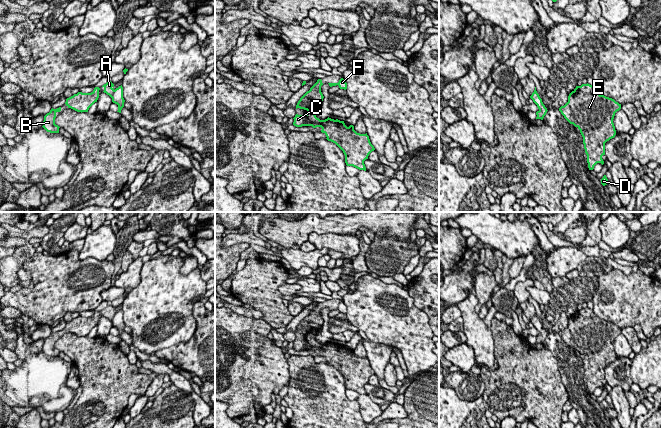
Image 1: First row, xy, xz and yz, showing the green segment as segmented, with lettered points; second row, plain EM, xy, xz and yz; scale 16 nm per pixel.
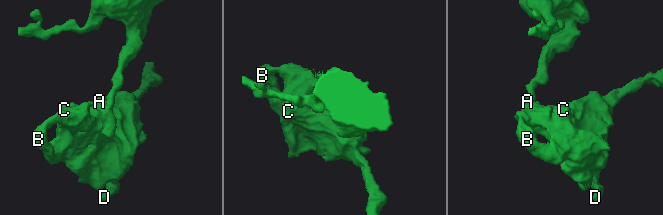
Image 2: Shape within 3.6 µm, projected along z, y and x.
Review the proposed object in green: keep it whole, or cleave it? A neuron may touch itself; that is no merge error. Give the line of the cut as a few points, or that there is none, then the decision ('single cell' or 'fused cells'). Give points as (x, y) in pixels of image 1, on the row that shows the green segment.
xy (115, 90), (111, 97) | fused cells

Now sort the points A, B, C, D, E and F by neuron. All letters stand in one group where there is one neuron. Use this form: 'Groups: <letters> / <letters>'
Groups: A B C D E / F

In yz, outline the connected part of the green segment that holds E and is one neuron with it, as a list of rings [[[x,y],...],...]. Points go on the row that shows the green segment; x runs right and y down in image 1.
[[[588,83],[576,86],[568,102],[559,108],[564,118],[580,130],[589,170],[597,163],[604,164],[605,143],[616,135],[613,119],[620,109],[621,104],[600,95]]]

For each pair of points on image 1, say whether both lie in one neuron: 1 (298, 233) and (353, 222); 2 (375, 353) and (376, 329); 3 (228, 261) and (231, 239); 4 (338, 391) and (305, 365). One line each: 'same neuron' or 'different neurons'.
1: same neuron
2: different neurons
3: different neurons
4: same neuron

